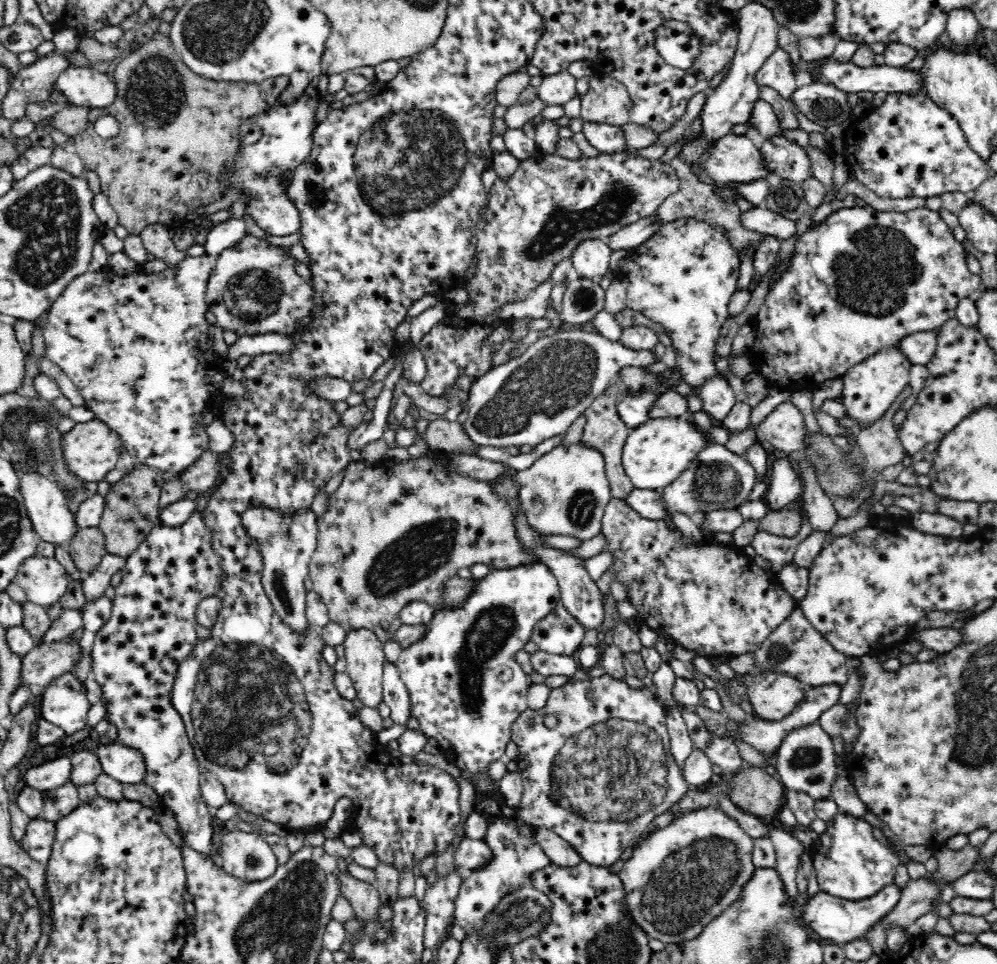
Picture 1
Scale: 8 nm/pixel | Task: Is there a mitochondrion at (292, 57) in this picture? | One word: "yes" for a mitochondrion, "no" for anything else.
no

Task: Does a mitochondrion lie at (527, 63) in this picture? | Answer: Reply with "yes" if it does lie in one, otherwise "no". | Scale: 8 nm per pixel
no

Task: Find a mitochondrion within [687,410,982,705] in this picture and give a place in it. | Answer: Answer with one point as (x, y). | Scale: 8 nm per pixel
(776, 653)

